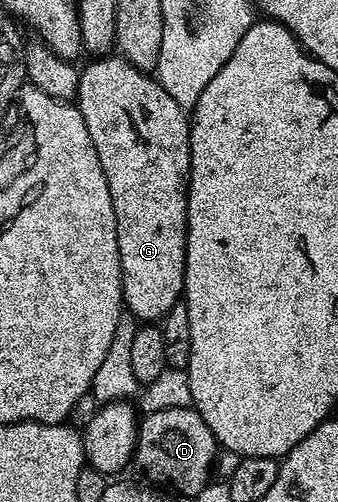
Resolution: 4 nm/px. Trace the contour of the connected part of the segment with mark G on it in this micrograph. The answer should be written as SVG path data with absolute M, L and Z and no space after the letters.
M97 57L89 62L93 63L80 68L81 76L75 105L80 109L83 121L87 125L87 133L91 133L91 145L95 145L95 153L99 153L99 165L103 165L103 177L107 177L107 189L111 189L111 205L115 205L123 303L128 314L138 321L161 321L172 306L182 298L185 289L185 226L189 223L187 180L189 178L189 125L191 119L186 108L175 105L171 93L167 93L167 89L163 89L163 85L158 83L150 72L140 71L138 67L120 57Z

